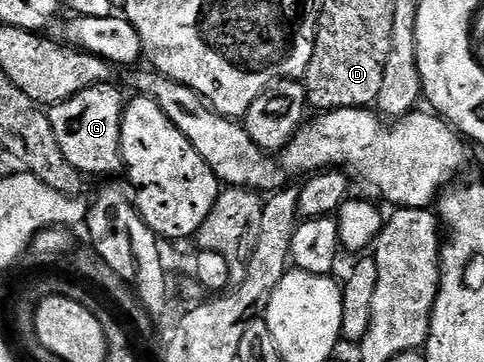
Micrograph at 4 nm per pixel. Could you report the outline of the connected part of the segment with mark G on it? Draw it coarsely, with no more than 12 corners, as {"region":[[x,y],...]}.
{"region":[[97,84],[48,112],[83,177],[123,171],[124,99]]}

